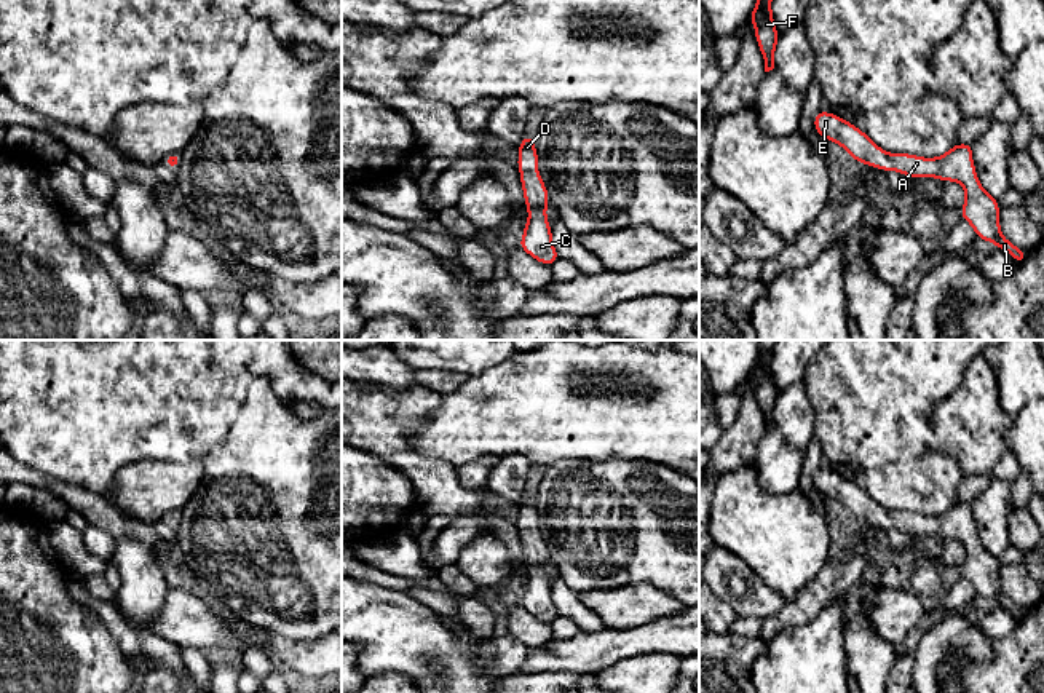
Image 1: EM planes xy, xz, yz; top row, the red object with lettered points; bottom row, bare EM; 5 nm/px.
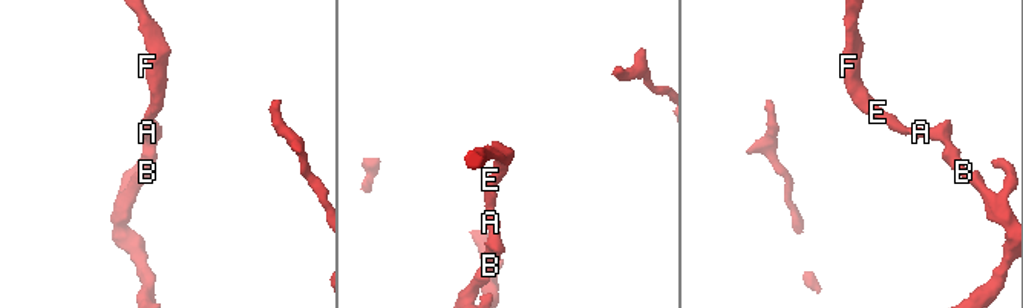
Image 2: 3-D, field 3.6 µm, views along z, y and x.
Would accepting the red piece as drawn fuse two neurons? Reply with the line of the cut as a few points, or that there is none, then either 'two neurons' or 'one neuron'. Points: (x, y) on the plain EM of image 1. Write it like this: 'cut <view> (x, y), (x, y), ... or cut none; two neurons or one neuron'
cut none; one neuron

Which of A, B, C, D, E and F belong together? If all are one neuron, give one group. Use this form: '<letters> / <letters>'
A B C D E F

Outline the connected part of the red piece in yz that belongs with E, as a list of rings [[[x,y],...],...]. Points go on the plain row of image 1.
[[[819,468],[814,473],[814,485],[819,493],[840,501],[852,517],[884,530],[894,527],[910,535],[937,535],[942,540],[959,540],[966,548],[966,560],[959,570],[972,583],[975,594],[991,599],[996,605],[1009,610],[1017,623],[1028,613],[1028,608],[1018,607],[1001,592],[999,562],[996,556],[982,546],[977,537],[972,501],[956,501],[937,516],[923,516],[910,511],[888,513],[857,484],[833,471]]]

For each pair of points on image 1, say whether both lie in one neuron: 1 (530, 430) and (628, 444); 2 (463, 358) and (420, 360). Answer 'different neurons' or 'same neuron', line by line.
1: same neuron
2: same neuron

